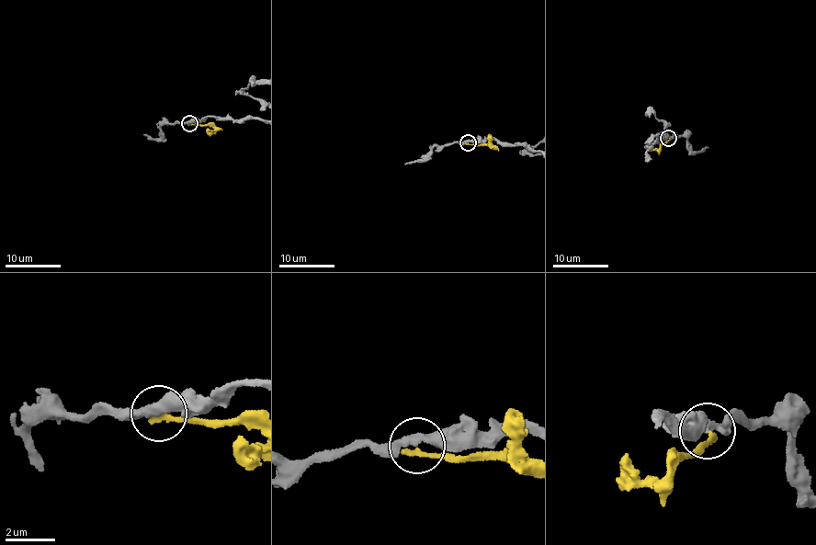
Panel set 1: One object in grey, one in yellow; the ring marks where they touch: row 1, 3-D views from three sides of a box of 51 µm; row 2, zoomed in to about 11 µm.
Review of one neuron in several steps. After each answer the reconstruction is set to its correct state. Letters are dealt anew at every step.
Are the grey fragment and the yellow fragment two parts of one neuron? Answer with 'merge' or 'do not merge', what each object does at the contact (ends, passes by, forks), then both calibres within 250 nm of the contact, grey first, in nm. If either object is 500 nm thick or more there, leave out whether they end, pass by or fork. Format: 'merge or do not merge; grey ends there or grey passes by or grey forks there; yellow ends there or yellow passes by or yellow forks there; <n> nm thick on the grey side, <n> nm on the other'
do not merge; grey passes by; yellow ends there; 360 nm thick on the grey side, 240 nm on the other

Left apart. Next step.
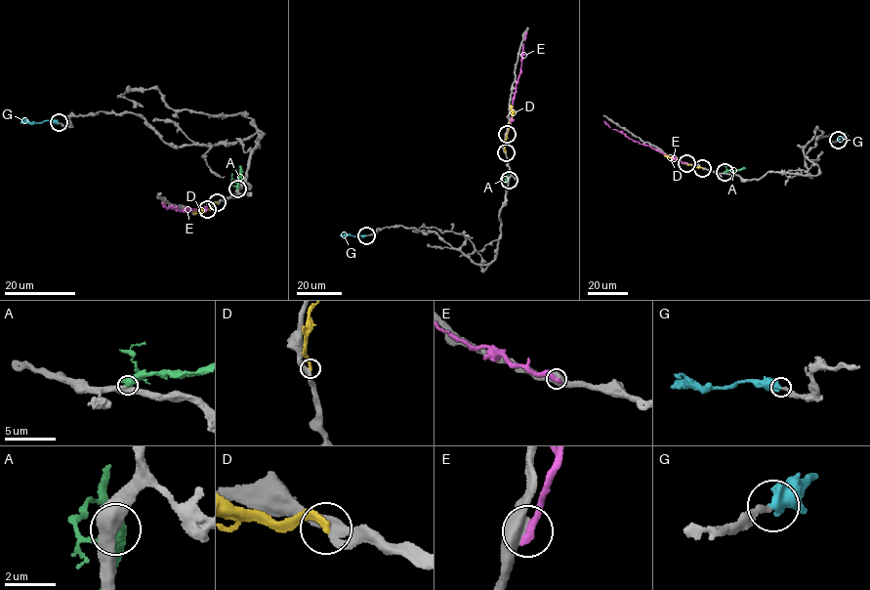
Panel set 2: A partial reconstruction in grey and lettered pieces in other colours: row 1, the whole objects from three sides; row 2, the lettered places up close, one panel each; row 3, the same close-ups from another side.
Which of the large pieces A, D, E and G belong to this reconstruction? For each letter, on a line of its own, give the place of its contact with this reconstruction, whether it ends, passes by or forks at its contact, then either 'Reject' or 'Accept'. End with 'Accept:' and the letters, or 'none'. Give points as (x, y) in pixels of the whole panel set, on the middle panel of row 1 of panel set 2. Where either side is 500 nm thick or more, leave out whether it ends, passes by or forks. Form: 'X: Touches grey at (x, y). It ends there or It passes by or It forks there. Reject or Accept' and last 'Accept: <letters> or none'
A: Touches grey at (509, 180). Reject
D: Touches grey at (506, 152). It ends there. Reject
E: Touches grey at (507, 134). Reject
G: Touches grey at (366, 235). It ends there. Accept
Accept: G

